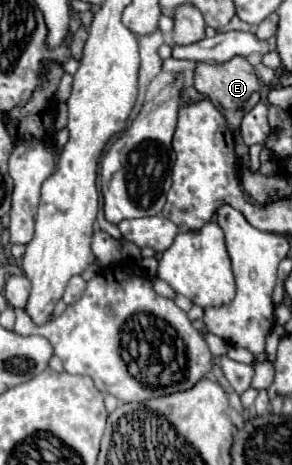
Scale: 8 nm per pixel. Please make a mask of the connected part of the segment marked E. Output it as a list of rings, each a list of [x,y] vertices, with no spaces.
[[[236,56],[236,58],[232,58],[224,64],[198,64],[196,74],[194,74],[194,86],[196,86],[198,92],[206,94],[212,102],[214,102],[214,96],[216,96],[216,108],[228,120],[228,128],[232,132],[240,128],[242,116],[260,100],[258,76],[252,68],[252,64],[242,56]]]

